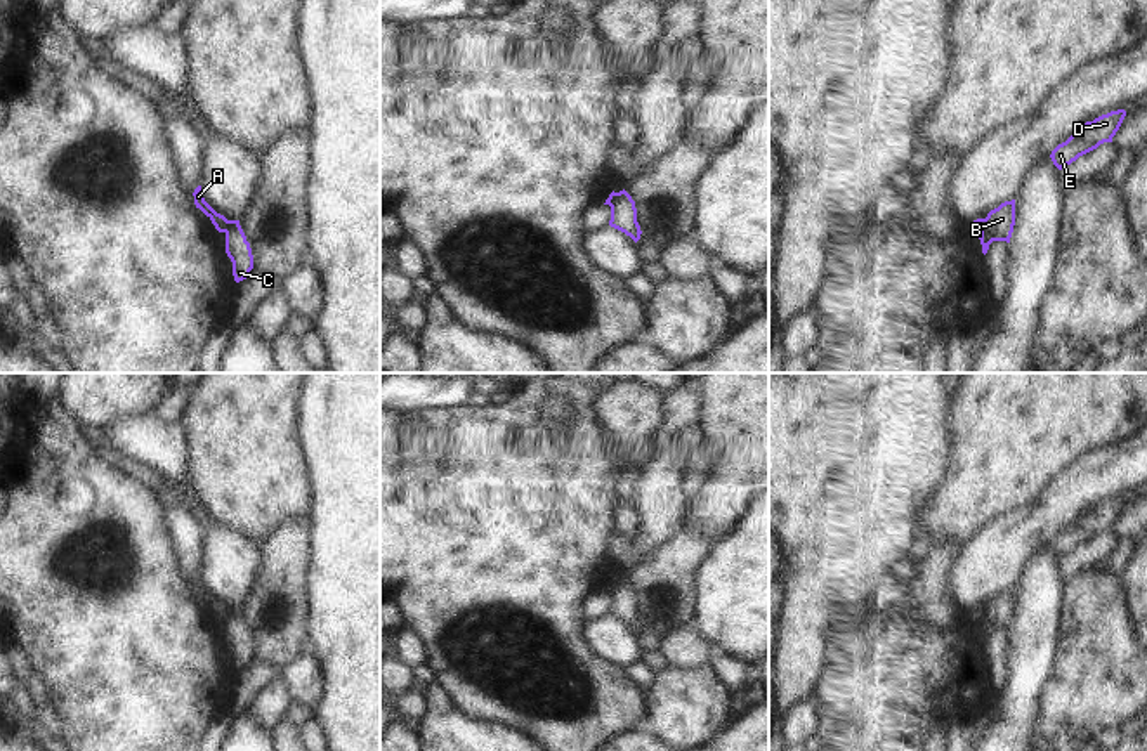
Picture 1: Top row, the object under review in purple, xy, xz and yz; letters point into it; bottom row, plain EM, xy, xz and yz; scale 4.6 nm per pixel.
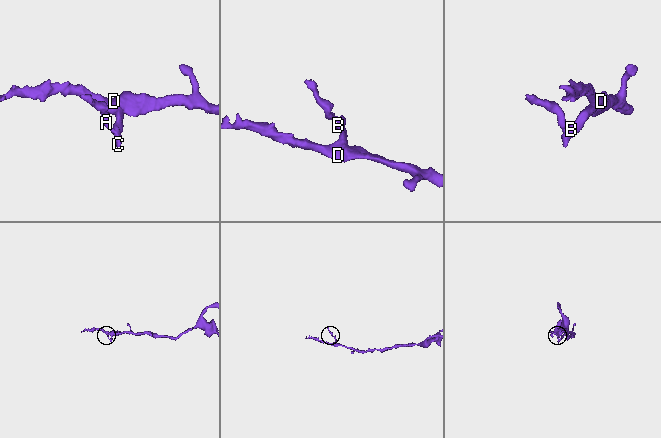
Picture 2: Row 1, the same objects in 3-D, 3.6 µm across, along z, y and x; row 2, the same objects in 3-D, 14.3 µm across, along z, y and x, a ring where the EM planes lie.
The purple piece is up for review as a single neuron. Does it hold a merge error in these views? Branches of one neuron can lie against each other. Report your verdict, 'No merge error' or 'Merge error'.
Merge error

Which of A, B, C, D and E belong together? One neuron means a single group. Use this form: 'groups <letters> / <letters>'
groups A / B C D E

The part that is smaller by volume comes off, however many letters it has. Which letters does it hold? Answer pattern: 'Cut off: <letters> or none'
Cut off: A

